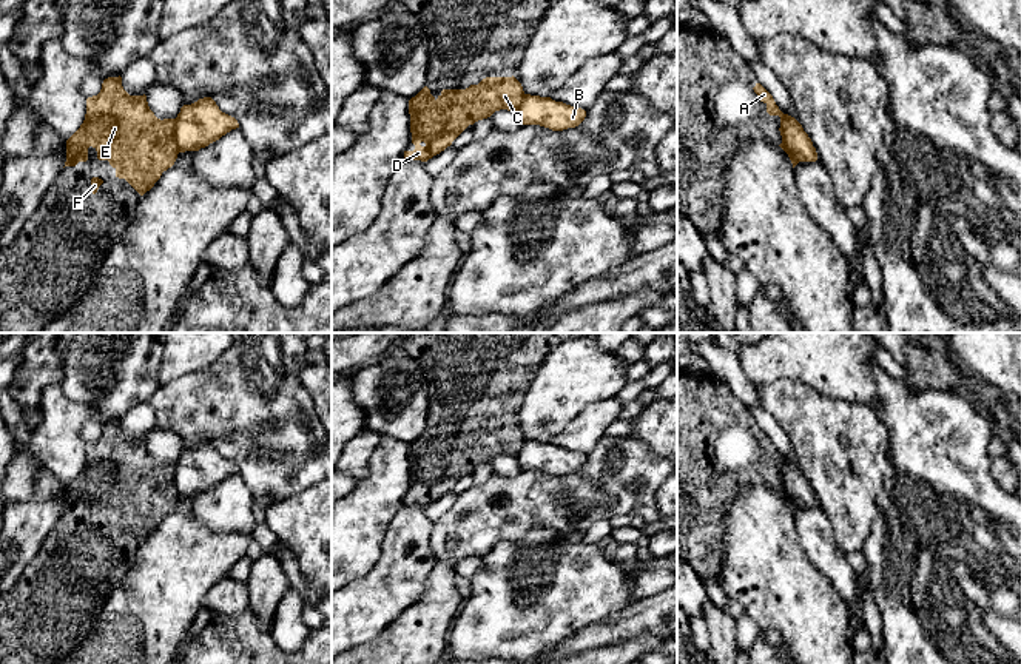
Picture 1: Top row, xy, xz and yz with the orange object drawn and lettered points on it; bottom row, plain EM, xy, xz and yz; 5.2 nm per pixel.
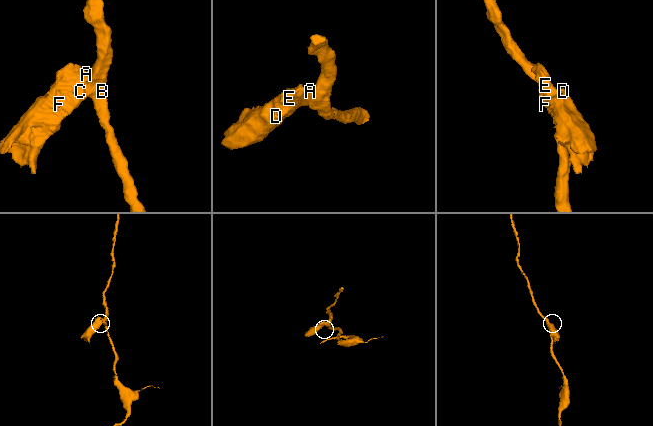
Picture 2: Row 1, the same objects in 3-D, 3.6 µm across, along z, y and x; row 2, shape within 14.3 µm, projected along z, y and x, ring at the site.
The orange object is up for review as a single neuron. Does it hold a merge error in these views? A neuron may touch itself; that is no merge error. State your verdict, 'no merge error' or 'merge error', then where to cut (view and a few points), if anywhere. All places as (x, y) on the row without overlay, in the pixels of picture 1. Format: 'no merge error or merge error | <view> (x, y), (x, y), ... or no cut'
merge error | xy (175, 464), (175, 489), (179, 496)

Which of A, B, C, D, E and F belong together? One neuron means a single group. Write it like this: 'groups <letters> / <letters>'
groups A C D E F / B

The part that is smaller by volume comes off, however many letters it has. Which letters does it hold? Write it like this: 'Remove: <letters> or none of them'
Remove: A, C, D, E, F

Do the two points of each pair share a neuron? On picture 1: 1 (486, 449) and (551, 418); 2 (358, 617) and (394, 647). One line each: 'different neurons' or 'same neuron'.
1: different neurons
2: different neurons

